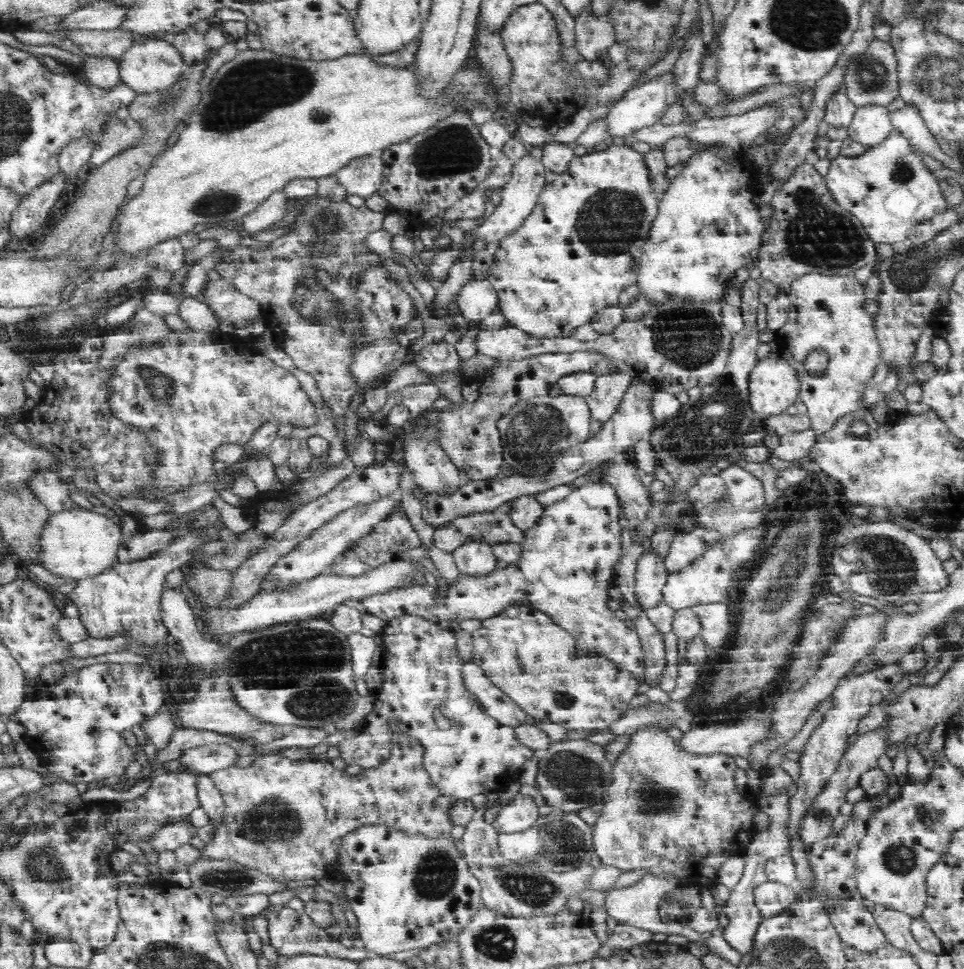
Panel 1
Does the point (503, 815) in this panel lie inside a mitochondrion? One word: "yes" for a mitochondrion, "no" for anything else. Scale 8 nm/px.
no

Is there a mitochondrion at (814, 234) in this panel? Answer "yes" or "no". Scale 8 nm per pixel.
yes

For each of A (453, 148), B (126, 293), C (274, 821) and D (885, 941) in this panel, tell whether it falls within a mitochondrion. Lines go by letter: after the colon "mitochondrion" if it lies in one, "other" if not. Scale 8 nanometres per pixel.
A: mitochondrion
B: other
C: mitochondrion
D: other

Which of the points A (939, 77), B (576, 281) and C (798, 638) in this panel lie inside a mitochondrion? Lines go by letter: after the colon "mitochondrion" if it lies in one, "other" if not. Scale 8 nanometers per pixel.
A: mitochondrion
B: other
C: other

